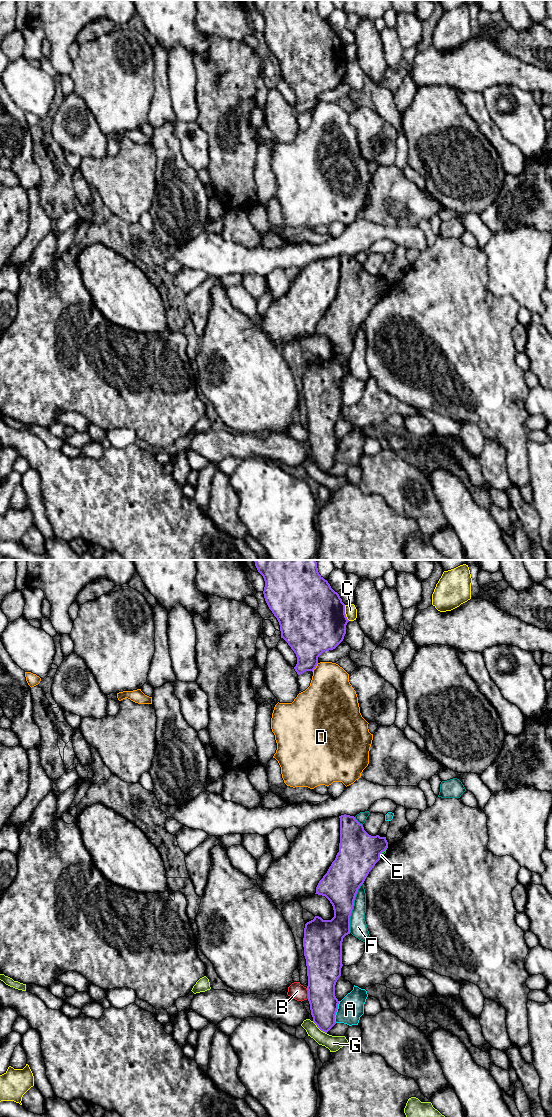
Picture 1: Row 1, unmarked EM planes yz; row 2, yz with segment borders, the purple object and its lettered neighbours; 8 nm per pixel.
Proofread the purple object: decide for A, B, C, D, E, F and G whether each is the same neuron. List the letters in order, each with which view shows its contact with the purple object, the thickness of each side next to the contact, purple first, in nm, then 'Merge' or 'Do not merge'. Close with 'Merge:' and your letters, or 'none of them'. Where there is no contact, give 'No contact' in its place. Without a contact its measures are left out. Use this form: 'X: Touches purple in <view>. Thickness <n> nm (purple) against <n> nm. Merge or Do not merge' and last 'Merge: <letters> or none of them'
A: Touches purple in yz. Thickness 220 nm (purple) against 200 nm. Do not merge
B: Touches purple in yz. Thickness 280 nm (purple) against 130 nm. Do not merge
C: Touches purple in yz. Thickness 500 nm (purple) against 100 nm. Do not merge
D: Touches purple in yz. Thickness 320 nm (purple) against 360 nm. Do not merge
E: Touches purple in yz. Thickness 320 nm (purple) against 30 nm. Do not merge
F: Touches purple in yz. Thickness 300 nm (purple) against 140 nm. Do not merge
G: Touches purple in yz. Thickness 220 nm (purple) against 120 nm. Do not merge
Merge: none of them

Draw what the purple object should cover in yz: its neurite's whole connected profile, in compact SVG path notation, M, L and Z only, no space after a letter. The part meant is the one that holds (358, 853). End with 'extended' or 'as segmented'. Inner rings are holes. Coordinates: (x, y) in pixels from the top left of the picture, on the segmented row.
M341 815L339 852L332 862L327 873L316 887L318 895L325 896L333 906L334 917L323 920L315 916L307 922L304 928L304 956L306 959L308 976L308 1001L310 1004L313 1022L327 1033L335 1024L335 1015L339 1001L335 996L335 985L341 976L342 942L350 934L350 916L358 889L364 883L369 872L380 860L380 854L388 847L386 837L371 836L354 816Z; as segmented

